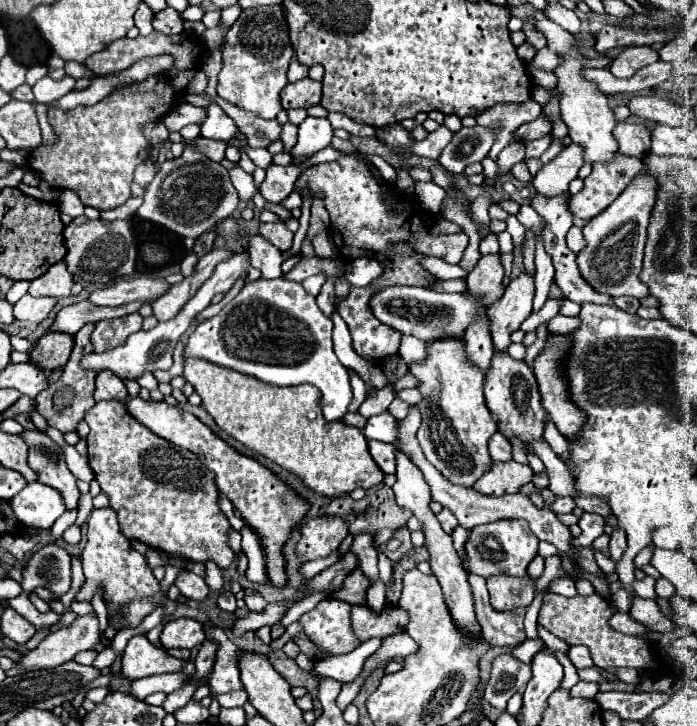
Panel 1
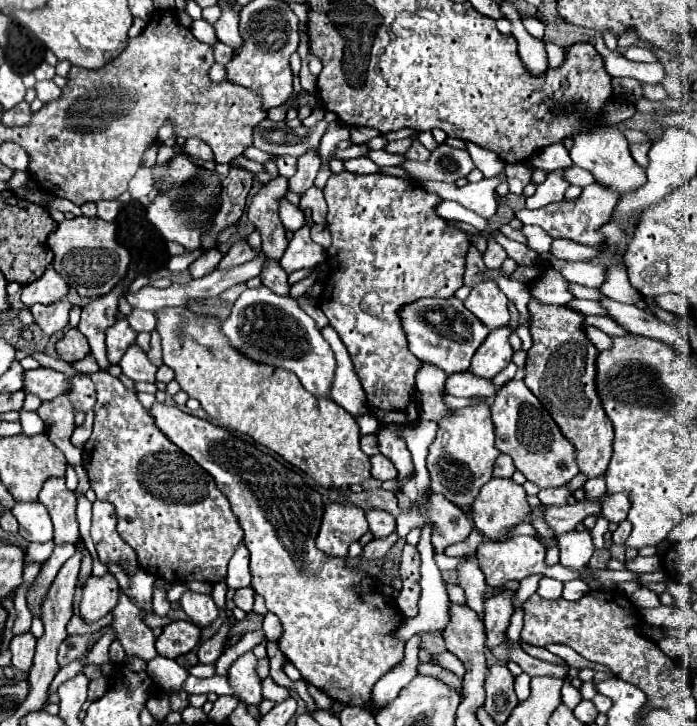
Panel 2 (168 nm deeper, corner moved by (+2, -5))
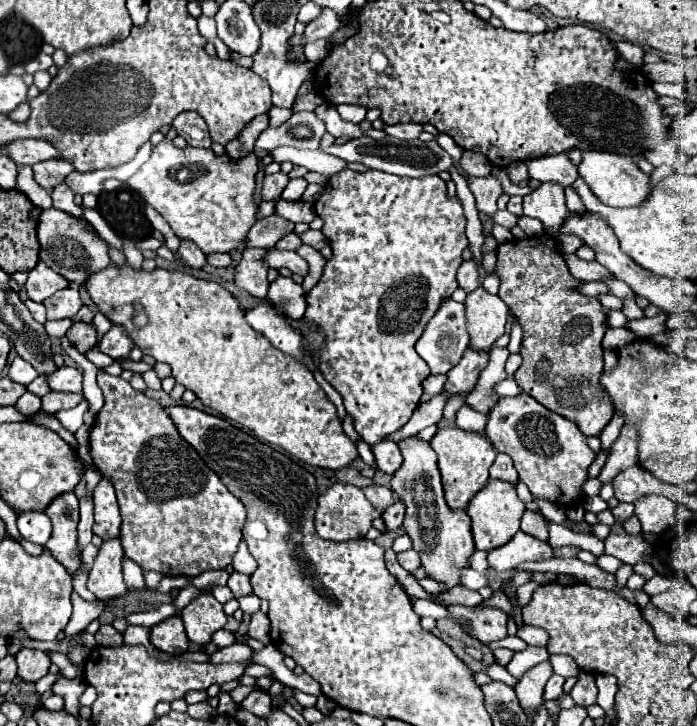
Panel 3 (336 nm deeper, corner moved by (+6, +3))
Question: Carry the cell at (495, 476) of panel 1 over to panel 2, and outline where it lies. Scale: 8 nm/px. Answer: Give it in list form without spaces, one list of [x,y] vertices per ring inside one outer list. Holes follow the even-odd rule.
[[[491,478],[487,486],[483,486],[473,502],[473,522],[485,534],[487,540],[501,540],[507,534],[507,528],[525,520],[529,504],[523,486],[515,484],[513,478]]]

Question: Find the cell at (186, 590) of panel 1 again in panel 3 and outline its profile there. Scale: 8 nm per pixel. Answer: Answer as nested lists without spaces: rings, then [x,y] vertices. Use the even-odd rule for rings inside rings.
[[[201,594],[191,604],[181,610],[181,620],[191,642],[205,646],[211,642],[213,632],[221,630],[227,622],[223,604],[219,604],[211,594]]]

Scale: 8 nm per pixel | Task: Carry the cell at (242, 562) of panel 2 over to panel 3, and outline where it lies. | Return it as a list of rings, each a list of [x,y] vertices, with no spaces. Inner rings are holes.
[[[241,542],[241,544],[239,544],[237,556],[235,556],[235,560],[233,560],[233,568],[235,568],[237,572],[241,572],[241,574],[246,574],[248,576],[250,576],[251,572],[257,568],[257,562],[255,562],[255,560],[253,560],[253,556],[249,554],[249,550],[247,550],[247,544],[245,544],[245,542]]]

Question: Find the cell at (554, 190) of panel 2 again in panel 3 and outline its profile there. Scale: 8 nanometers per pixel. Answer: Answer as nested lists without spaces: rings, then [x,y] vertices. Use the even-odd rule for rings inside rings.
[[[541,184],[533,194],[523,198],[523,216],[541,220],[545,232],[553,236],[559,236],[559,230],[567,220],[567,214],[569,210],[565,206],[565,194],[559,184]]]

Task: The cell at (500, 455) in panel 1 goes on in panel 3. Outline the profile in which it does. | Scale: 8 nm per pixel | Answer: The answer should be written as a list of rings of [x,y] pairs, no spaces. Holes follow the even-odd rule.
[[[497,454],[495,462],[491,466],[491,478],[509,482],[513,486],[519,482],[519,478],[515,474],[515,466],[513,466],[513,462],[511,462],[511,458],[507,454]]]

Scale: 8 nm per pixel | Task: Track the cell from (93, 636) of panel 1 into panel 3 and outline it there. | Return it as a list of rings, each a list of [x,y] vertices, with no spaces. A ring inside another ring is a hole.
[[[117,538],[101,544],[93,568],[89,572],[87,588],[99,600],[117,598],[127,592],[127,584],[123,580],[123,546]]]

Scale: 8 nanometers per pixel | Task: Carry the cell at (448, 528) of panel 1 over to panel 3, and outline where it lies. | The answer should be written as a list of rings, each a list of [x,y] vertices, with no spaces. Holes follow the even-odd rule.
[[[417,436],[403,438],[399,450],[405,458],[401,468],[393,474],[393,490],[405,502],[405,532],[413,540],[413,550],[419,552],[421,568],[429,578],[445,586],[443,592],[449,592],[455,586],[461,586],[461,570],[469,568],[469,558],[475,552],[471,538],[471,520],[463,510],[449,510],[443,500],[441,474],[437,468],[437,454],[429,442],[423,442]]]

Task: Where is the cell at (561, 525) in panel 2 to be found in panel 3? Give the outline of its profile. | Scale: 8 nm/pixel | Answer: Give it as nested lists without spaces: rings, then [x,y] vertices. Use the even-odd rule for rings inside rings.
[[[627,424],[621,428],[621,434],[617,442],[613,444],[607,464],[603,466],[599,480],[605,484],[607,480],[613,480],[619,472],[623,472],[629,466],[637,464],[637,454],[639,454],[639,430],[635,424]]]

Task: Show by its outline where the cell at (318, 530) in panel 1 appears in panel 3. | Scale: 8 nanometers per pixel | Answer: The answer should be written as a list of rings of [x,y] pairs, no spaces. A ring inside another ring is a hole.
[[[337,482],[335,486],[327,488],[319,496],[319,508],[315,514],[315,530],[325,540],[335,540],[335,542],[355,540],[355,538],[363,538],[369,532],[369,528],[373,526],[373,520],[379,518],[381,514],[383,514],[381,510],[371,506],[371,502],[365,498],[361,488],[357,488],[353,484]]]

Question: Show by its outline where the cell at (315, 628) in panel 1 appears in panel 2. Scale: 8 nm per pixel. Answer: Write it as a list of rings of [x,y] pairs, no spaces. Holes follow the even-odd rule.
[[[155,402],[149,408],[155,426],[185,454],[189,454],[203,470],[207,470],[217,488],[227,496],[233,514],[243,530],[243,542],[251,552],[251,588],[265,598],[267,610],[277,614],[283,624],[283,636],[279,640],[281,652],[303,674],[305,680],[325,690],[333,700],[349,706],[367,708],[371,702],[373,684],[403,658],[401,642],[393,640],[393,632],[399,626],[399,608],[395,600],[385,598],[381,592],[357,596],[351,586],[361,580],[361,574],[345,568],[345,560],[331,558],[317,550],[315,534],[323,516],[321,496],[309,488],[303,478],[287,464],[275,460],[271,454],[261,452],[253,444],[243,442],[225,428],[219,428],[207,420],[195,418],[177,406]]]

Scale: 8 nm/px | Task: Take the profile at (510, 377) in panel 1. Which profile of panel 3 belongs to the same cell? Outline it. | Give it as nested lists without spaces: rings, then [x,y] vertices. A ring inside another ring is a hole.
[[[521,394],[517,398],[501,398],[495,404],[495,408],[489,412],[485,434],[497,452],[505,452],[511,456],[511,460],[519,472],[519,480],[523,484],[527,484],[533,498],[541,498],[541,500],[553,502],[557,506],[563,506],[563,508],[575,508],[577,504],[581,504],[579,502],[579,498],[583,496],[581,488],[589,478],[587,472],[589,472],[591,462],[595,460],[595,452],[587,446],[587,436],[581,434],[581,430],[577,428],[577,424],[573,420],[567,420],[567,418],[547,410],[535,398]]]

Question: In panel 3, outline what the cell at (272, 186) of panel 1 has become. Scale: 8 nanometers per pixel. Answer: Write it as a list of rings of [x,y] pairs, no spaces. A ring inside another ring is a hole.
[[[279,200],[275,212],[279,212],[283,218],[291,220],[291,222],[311,222],[315,218],[315,210],[313,204],[309,202],[287,202],[287,200]]]

